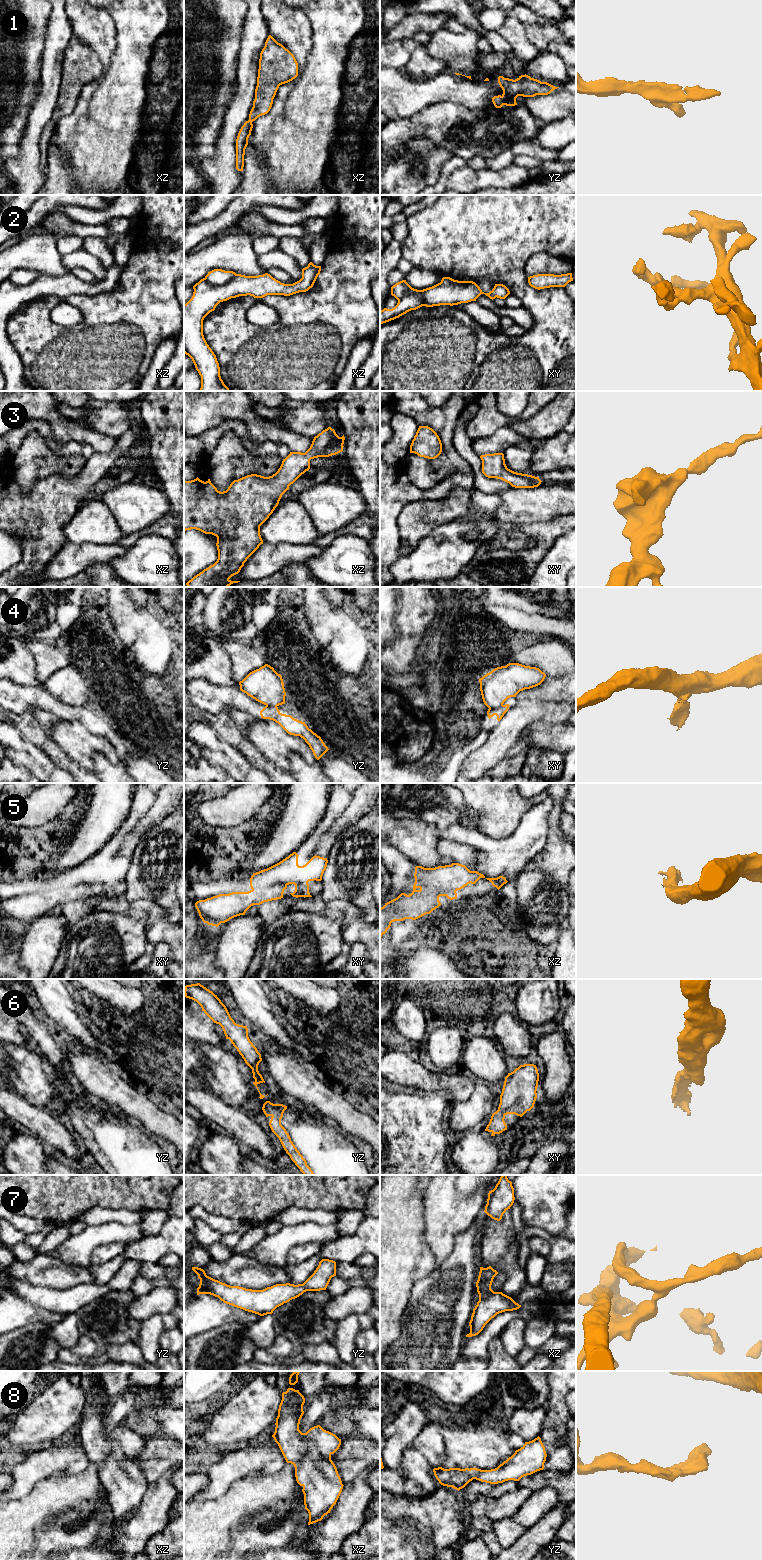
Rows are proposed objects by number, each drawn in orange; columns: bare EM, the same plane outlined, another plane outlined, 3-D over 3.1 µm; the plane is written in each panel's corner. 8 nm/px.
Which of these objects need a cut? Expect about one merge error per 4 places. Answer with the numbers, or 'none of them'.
4

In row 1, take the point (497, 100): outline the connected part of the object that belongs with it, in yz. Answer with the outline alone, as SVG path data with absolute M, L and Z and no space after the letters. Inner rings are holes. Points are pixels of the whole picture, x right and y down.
M526 74L519 76L515 80L499 76L498 83L503 90L503 94L492 98L496 108L501 108L503 105L517 105L516 98L518 96L534 97L536 95L548 95L553 90L559 88L547 82L531 78Z

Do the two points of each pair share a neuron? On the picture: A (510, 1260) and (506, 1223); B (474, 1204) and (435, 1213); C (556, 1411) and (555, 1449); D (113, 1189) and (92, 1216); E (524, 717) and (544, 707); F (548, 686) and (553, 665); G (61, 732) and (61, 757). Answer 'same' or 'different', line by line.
A: same
B: same
C: same
D: different
E: same
F: different
G: different

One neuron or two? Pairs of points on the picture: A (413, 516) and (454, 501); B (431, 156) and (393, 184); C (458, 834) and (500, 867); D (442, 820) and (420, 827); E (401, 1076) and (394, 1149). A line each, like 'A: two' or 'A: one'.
A: one
B: one
C: one
D: two
E: two

